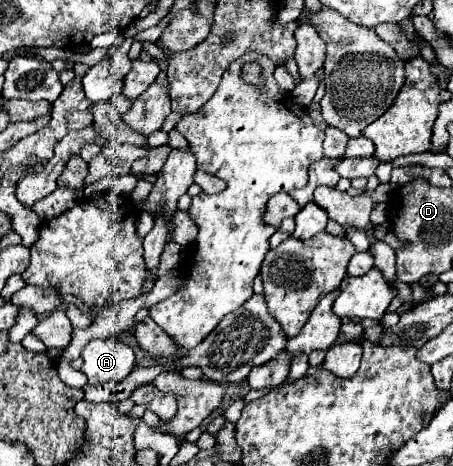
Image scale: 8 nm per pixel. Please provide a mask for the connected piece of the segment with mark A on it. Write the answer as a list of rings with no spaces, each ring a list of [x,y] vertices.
[[[92,339],[82,351],[82,373],[90,385],[120,383],[134,369],[134,351],[120,339]]]

